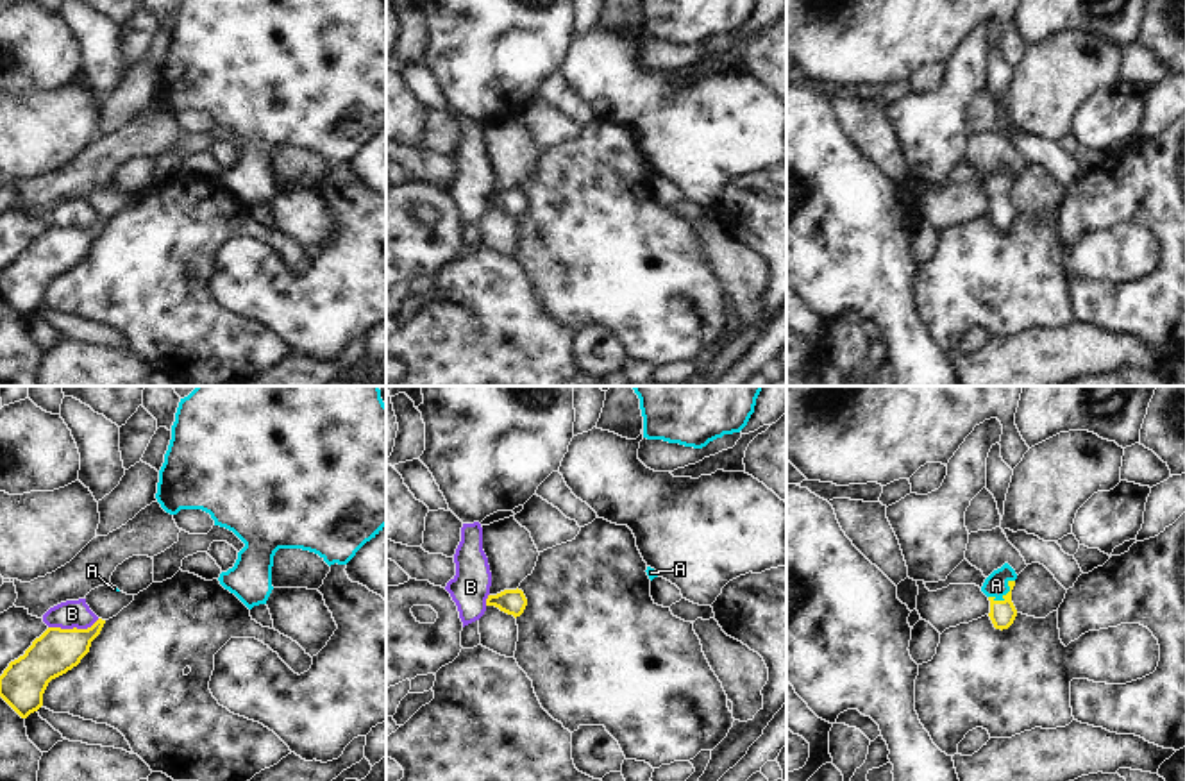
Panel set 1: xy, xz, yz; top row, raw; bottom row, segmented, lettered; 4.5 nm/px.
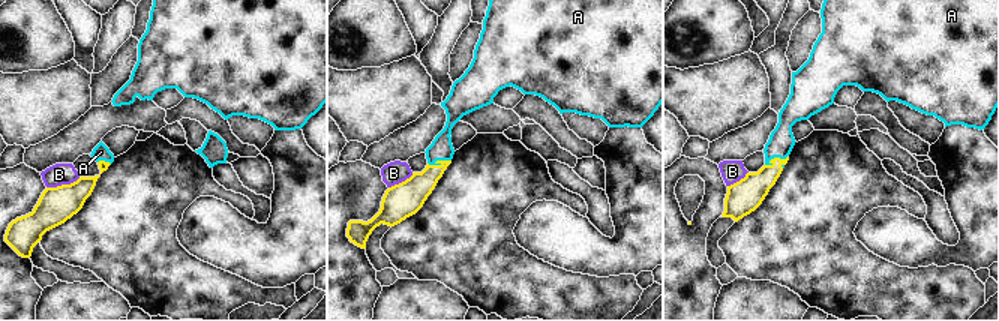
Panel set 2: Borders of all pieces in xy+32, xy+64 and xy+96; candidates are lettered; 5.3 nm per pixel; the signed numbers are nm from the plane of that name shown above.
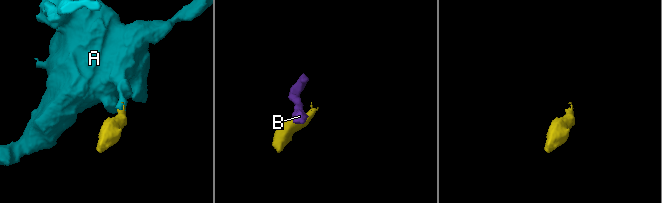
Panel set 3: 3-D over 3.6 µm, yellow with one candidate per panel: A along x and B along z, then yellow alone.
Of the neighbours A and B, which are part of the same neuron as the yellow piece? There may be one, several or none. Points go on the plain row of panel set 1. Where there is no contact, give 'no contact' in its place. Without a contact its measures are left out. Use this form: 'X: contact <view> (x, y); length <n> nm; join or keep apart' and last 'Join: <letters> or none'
A: contact yz (1007, 193); length 150 nm; join
B: contact xy (74, 227); length 240 nm; keep apart
Join: A

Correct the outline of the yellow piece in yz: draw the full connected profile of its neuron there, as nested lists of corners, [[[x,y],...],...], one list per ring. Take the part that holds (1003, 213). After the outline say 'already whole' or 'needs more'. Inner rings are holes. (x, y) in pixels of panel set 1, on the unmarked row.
[[[1004,163],[1001,168],[994,170],[981,186],[981,191],[990,200],[988,216],[996,229],[1008,229],[1017,216],[1017,209],[1012,202],[1015,179],[1015,170],[1008,163]]] | needs more

